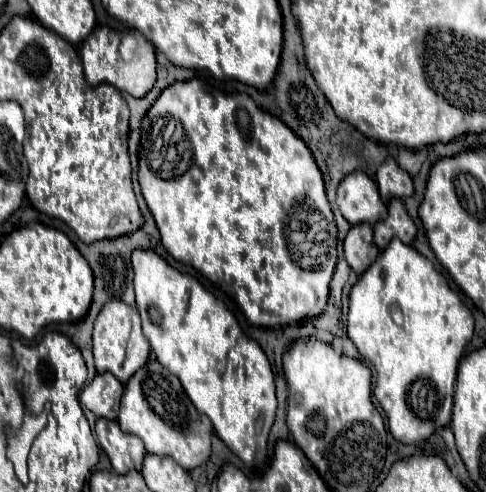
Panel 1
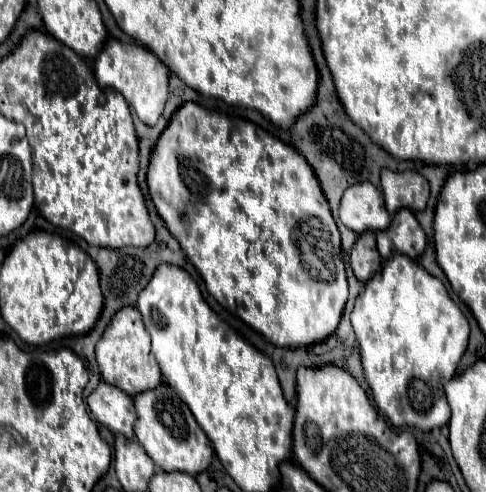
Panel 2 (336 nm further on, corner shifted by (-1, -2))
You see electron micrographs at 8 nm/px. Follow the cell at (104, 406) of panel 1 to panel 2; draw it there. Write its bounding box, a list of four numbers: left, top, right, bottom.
[87,381,135,437]

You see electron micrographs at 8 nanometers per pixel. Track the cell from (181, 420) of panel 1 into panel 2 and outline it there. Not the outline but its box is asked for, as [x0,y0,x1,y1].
[133,383,215,475]

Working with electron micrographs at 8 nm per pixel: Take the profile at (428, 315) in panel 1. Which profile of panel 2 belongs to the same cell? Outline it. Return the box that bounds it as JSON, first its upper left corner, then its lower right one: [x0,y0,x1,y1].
[351,251,469,431]

